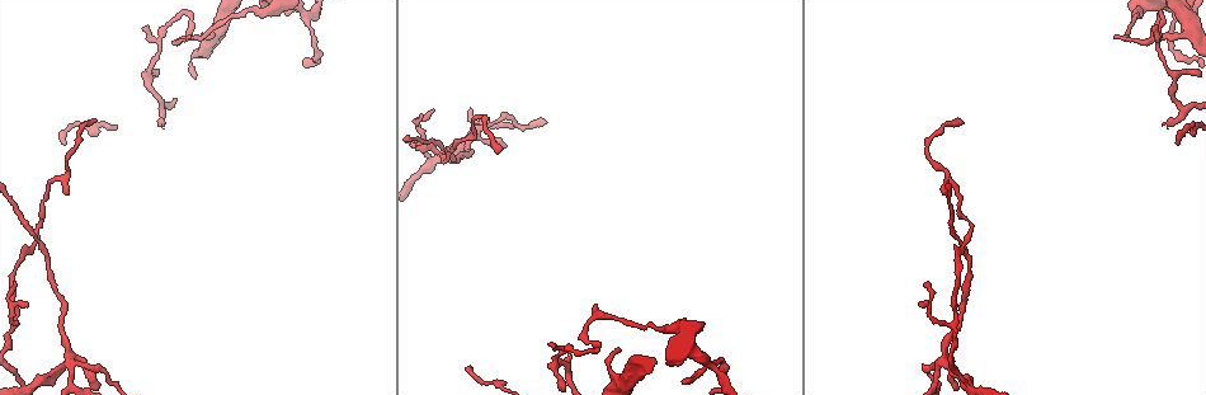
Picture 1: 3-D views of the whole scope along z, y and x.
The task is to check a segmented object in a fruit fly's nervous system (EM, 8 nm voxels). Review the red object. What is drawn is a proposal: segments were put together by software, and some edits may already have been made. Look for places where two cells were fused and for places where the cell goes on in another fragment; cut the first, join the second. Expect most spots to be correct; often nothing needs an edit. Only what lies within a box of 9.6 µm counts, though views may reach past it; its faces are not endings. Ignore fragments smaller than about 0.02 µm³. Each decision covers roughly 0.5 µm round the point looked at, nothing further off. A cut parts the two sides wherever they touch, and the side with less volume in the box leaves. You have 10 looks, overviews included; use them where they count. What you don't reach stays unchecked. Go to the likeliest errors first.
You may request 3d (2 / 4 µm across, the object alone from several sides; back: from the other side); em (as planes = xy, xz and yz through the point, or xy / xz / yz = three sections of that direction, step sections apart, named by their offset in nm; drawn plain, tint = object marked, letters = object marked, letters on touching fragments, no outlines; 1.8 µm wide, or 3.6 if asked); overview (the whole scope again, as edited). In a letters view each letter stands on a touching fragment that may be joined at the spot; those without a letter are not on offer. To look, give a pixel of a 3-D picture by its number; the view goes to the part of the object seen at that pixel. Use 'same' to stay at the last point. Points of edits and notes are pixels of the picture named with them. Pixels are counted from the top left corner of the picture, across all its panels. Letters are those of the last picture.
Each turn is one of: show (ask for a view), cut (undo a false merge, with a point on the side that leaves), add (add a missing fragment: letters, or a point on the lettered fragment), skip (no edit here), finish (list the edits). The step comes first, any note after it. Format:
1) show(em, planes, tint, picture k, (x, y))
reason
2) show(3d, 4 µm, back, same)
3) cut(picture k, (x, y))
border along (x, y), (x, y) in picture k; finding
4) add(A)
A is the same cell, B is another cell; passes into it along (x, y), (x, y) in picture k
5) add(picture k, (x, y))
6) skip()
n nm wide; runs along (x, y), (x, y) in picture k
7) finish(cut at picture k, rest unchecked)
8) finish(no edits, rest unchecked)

show(em, xz, step 4, tint, picture 1, (479, 135))
sharp bend

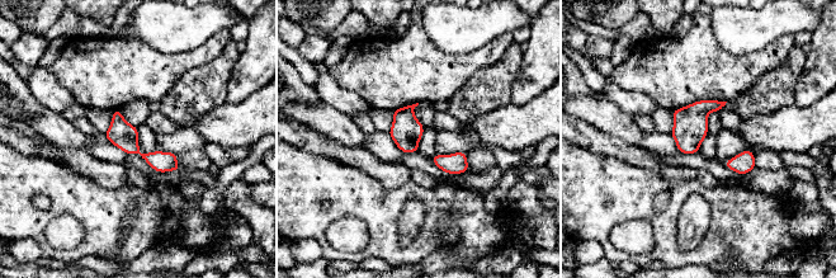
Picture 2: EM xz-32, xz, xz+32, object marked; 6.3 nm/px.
show(em, planes, tint, same)
another direction

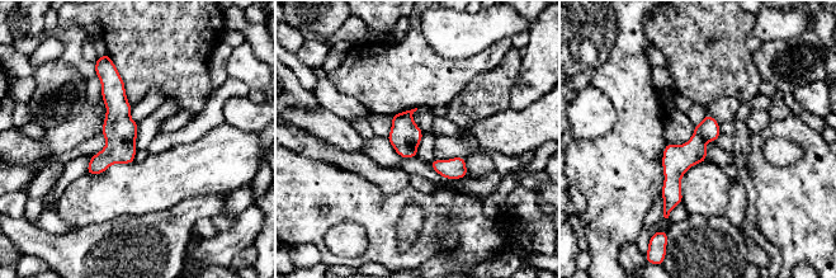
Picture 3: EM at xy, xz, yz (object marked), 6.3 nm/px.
show(em, planes, letters, same)
see the neighbours

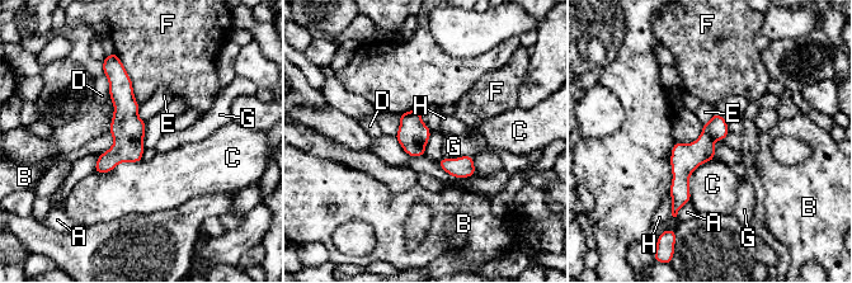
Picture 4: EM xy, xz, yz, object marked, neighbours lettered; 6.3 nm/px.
skip()
160 nm wide; A, B, C, D, E, F, G and H are other cells; runs along (114, 70), (123, 145), (98, 169) in picture 4; all the same cell

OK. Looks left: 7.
show(em, planes, tint, picture 1, (161, 104))
sharp bend

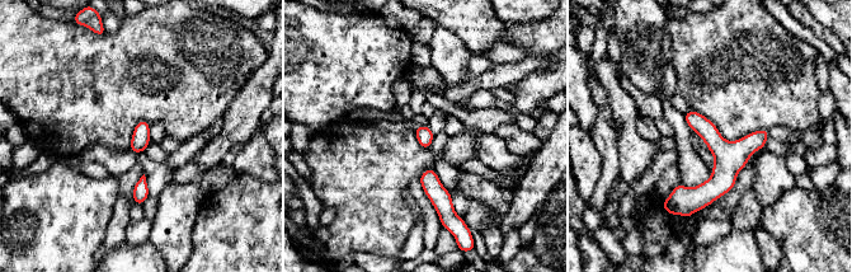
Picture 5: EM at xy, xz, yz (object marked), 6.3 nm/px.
show(em, planes, letters, same)
see the neighbours

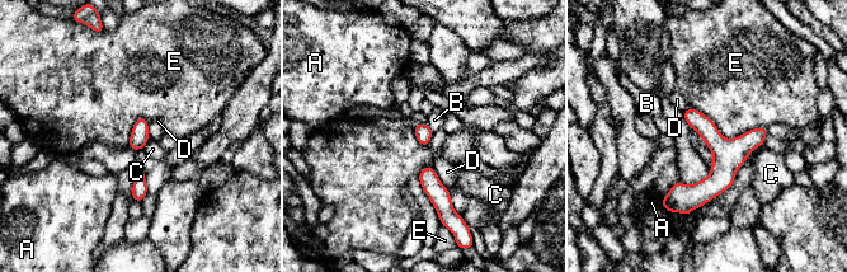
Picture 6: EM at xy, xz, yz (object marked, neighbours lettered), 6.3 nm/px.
skip()
E touches over 500 nm; A, B, C, D and E are other cells; runs along (763, 130), (724, 167), (690, 207) in picture 6; one cell here

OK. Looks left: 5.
show(em, 3.6 µm, planes, plain, picture 1, (719, 369))
sharp bend

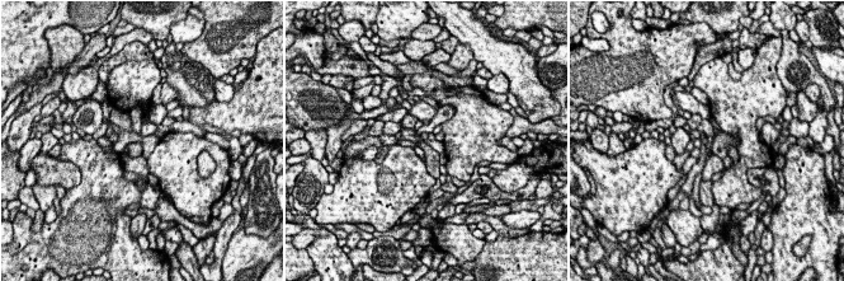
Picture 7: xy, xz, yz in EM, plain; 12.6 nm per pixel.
show(em, 3.6 µm, planes, letters, same)
see the neighbours

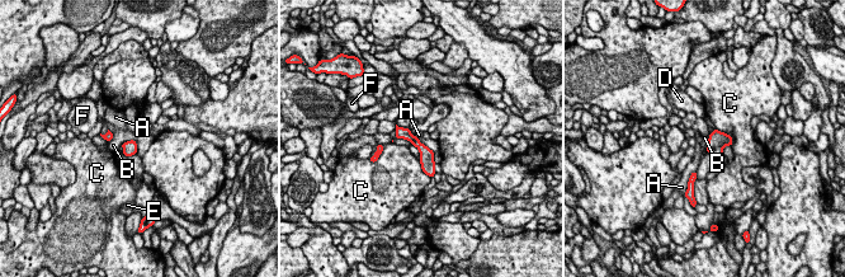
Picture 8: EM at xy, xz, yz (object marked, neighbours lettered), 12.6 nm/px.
skip()
A, B, C, D, E and F are other cells; border along (119, 145), (133, 140), (137, 153) in picture 8; all the same cell

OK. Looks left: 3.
show(em, planes, letters, picture 1, (959, 279))
closes a loop

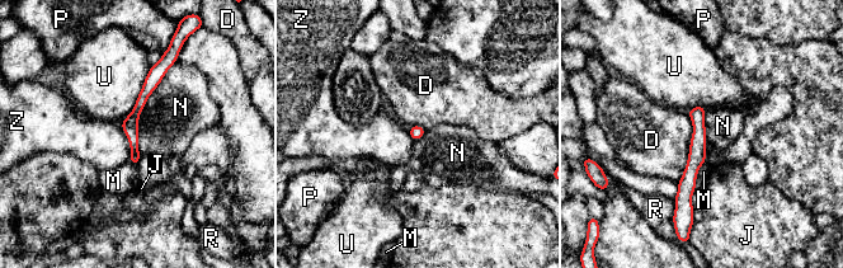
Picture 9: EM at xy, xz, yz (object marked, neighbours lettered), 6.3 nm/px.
skip()
D, J, M, N, P, R, U and Z are other cells; border along (177, 60), (139, 116), (141, 155) in picture 9; one cell here

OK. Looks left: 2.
finish(no edits, rest unchecked)

